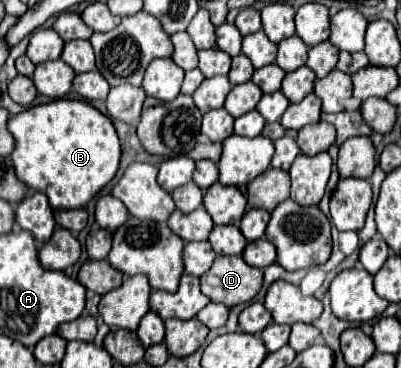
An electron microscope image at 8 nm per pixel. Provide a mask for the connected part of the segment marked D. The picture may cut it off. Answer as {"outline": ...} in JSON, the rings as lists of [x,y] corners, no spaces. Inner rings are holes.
{"outline":[[[217,257],[213,267],[201,275],[201,291],[227,307],[251,301],[263,285],[263,269],[251,267],[243,257]]]}

